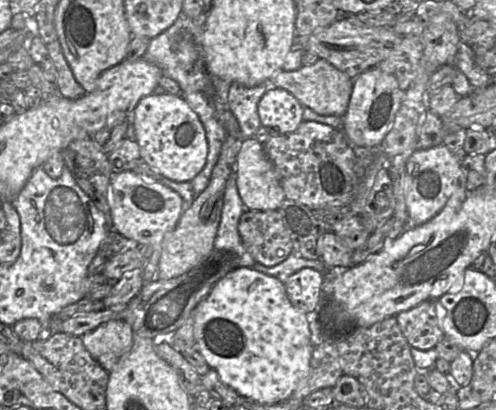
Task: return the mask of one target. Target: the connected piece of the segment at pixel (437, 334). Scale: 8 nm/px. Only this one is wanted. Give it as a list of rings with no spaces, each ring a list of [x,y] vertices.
[[[428,300],[398,313],[397,322],[411,347],[429,350],[445,336],[437,315],[436,300]]]

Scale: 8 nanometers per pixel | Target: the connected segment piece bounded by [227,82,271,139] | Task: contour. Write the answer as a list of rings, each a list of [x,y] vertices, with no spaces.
[[[237,82],[231,83],[227,102],[239,123],[243,139],[253,138],[261,126],[258,102],[270,86],[269,82],[254,87],[245,87]]]

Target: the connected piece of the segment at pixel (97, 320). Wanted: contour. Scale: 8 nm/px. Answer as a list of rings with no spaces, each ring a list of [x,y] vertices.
[[[214,248],[195,268],[173,279],[157,279],[144,284],[140,292],[125,304],[62,320],[60,332],[81,338],[85,333],[107,321],[123,320],[132,327],[133,333],[136,335],[154,338],[154,343],[160,343],[167,338],[167,336],[161,335],[173,334],[180,328],[192,316],[192,311],[208,295],[213,286],[229,272],[239,267],[240,256],[236,252]]]

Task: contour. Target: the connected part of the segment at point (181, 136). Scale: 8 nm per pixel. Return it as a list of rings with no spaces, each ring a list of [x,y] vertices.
[[[153,93],[141,98],[133,111],[133,123],[142,160],[164,177],[187,182],[204,168],[208,155],[205,129],[184,97]]]

